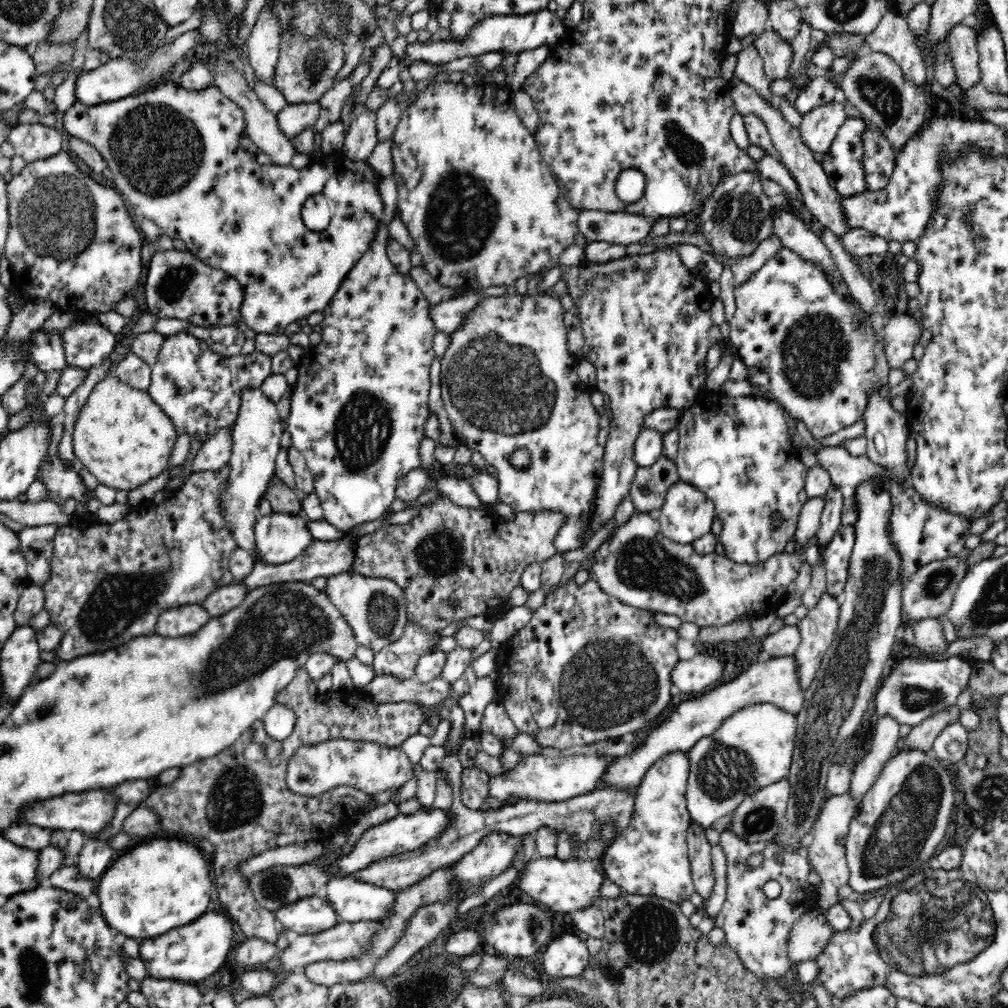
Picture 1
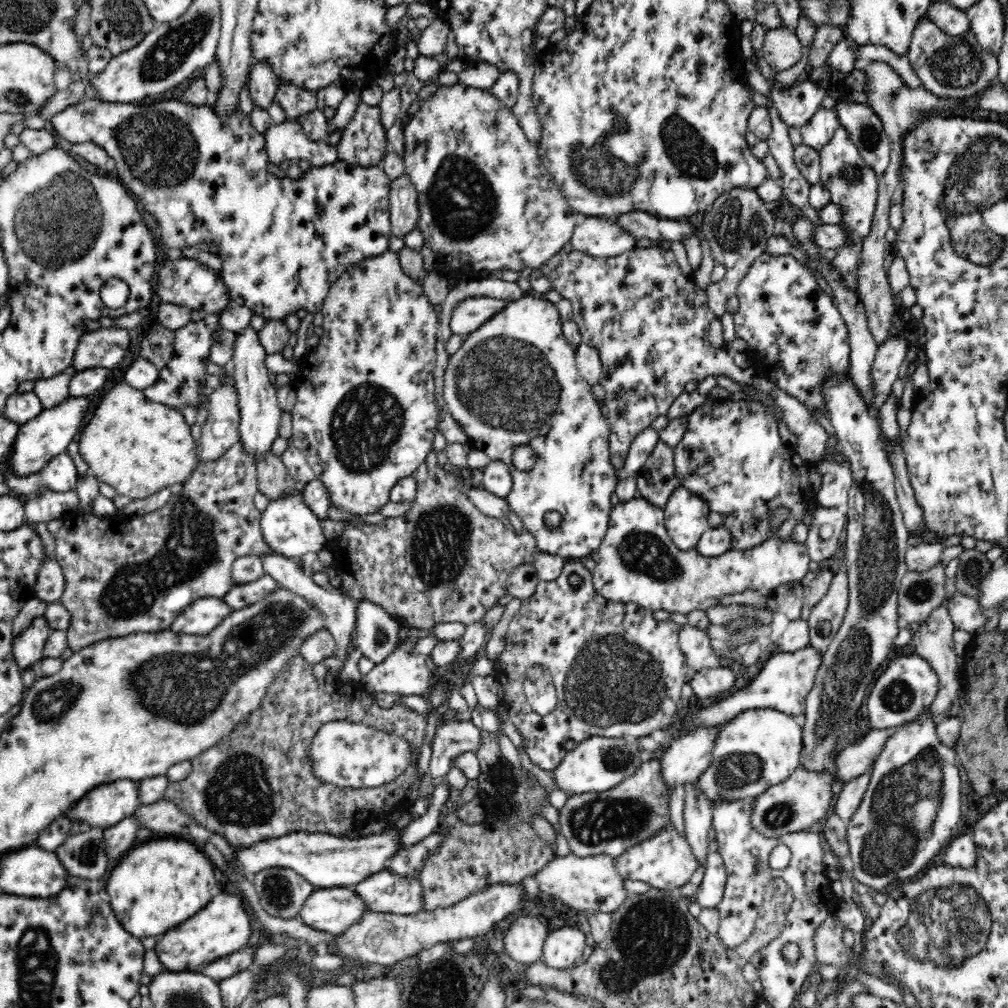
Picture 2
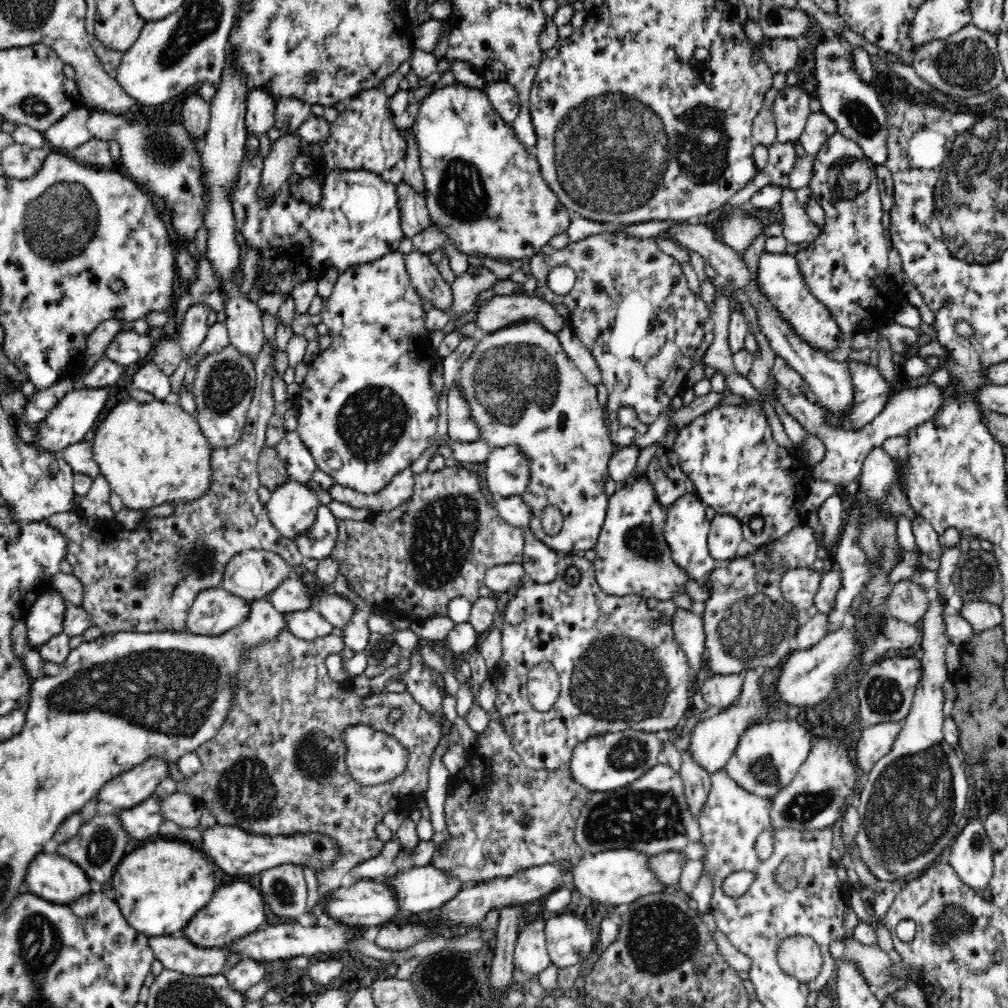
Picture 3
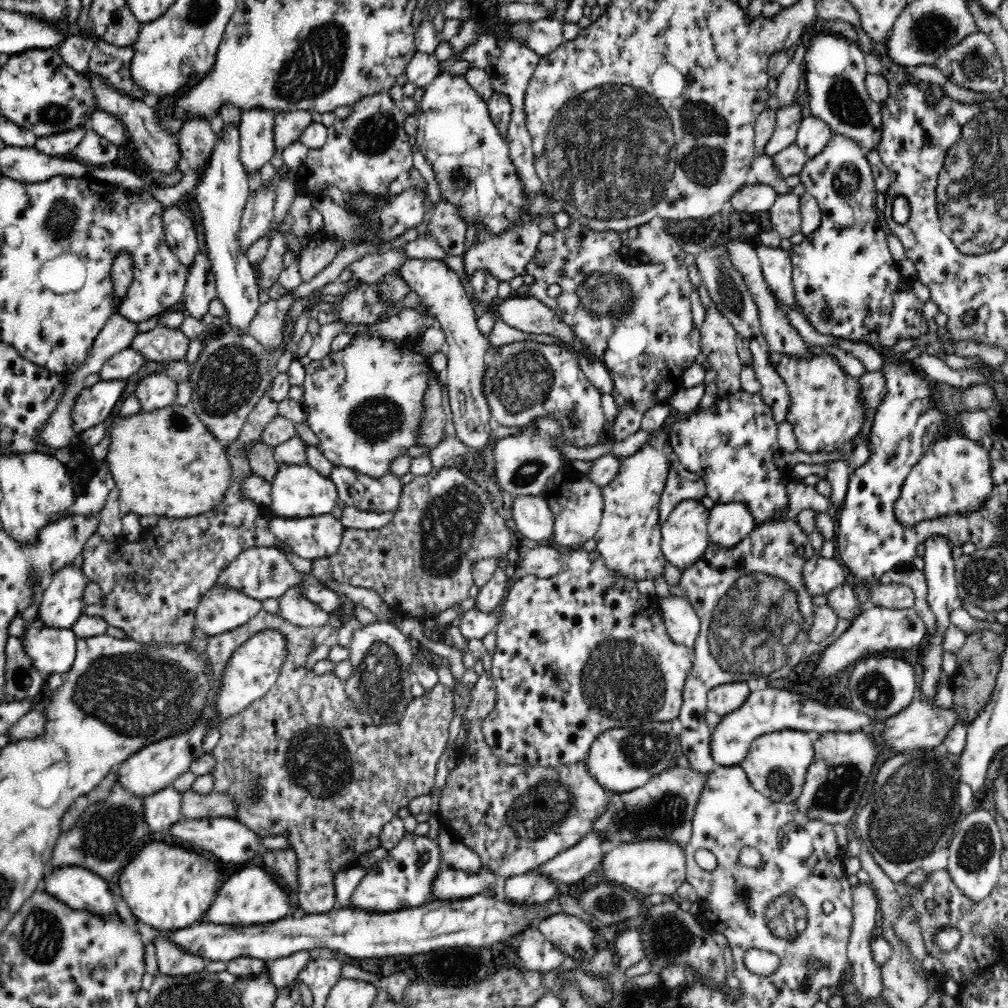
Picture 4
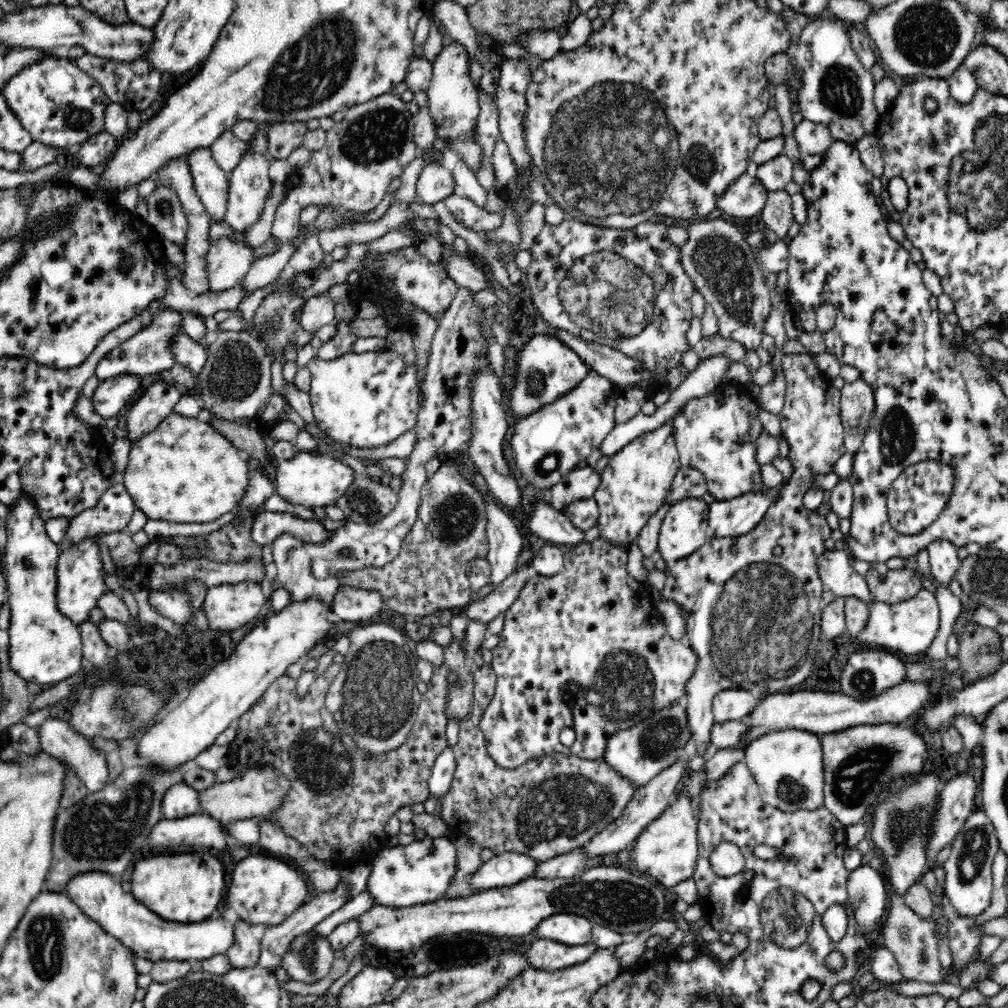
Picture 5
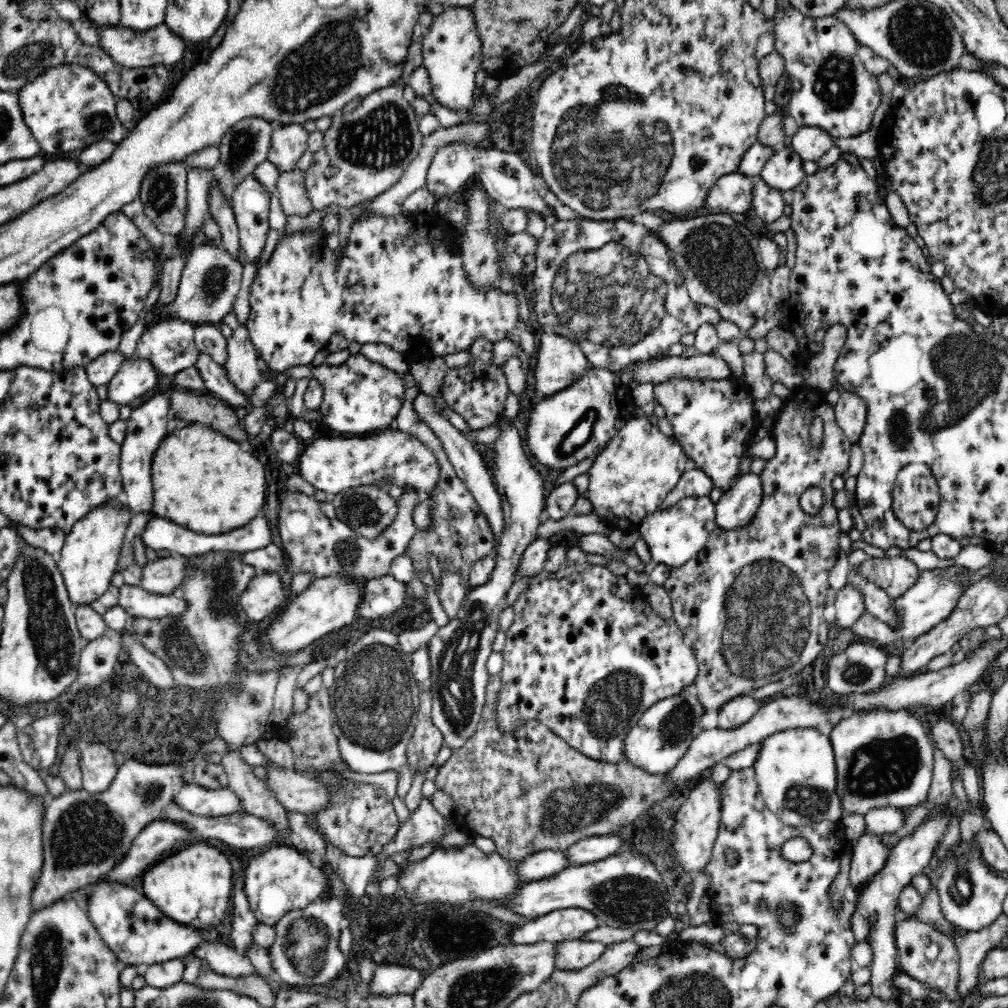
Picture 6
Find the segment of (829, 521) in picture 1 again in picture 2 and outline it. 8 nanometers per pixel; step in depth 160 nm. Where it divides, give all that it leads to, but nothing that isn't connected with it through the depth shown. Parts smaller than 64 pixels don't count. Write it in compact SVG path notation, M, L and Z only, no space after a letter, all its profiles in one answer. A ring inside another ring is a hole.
M820 460L815 466L821 472L820 488L814 494L817 505L825 510L847 505L852 486L849 463L838 465L834 461Z

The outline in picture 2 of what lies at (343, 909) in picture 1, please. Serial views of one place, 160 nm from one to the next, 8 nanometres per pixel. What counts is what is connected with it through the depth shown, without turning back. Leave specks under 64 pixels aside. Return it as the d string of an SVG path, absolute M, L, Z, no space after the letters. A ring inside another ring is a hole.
M384 869L352 887L361 896L367 912L409 916L423 910L422 890L418 878L403 878Z

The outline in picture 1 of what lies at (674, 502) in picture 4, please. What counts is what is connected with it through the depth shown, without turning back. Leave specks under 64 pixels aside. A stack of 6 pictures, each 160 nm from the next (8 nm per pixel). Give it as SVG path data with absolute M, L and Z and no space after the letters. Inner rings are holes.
M661 455L656 464L638 467L632 481L629 496L635 507L635 513L650 513L663 506L667 491L679 481L674 461Z

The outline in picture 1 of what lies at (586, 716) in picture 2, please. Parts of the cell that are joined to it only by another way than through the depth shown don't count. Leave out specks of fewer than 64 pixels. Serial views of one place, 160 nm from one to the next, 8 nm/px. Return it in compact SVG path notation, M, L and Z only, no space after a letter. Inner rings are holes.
M572 579L566 586L548 593L545 601L533 612L530 622L500 649L498 675L501 692L497 700L506 709L516 728L535 736L536 742L543 748L564 750L636 732L672 706L670 672L679 660L676 653L678 639L677 629L656 625L650 611L620 602L606 594L595 581L588 579L578 586ZM534 673L546 676L560 699L557 723L549 729L538 727L526 701L526 682Z

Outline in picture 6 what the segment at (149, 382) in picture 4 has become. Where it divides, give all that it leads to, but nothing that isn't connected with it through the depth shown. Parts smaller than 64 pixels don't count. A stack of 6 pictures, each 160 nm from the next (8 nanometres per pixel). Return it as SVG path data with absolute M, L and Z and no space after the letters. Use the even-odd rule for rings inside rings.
M165 392L154 395L138 408L131 410L130 417L126 420L127 430L124 441L120 443L120 476L124 487L123 497L126 506L134 513L150 512L152 509L152 477L150 477L150 464L158 444L168 434L168 410L172 406L170 394Z

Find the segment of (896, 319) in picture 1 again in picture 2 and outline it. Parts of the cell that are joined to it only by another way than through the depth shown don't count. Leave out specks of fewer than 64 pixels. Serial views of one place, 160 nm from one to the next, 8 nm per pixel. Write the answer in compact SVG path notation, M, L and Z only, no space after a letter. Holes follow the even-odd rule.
M894 330L878 345L876 352L876 360L872 366L872 377L876 381L876 400L874 405L882 407L888 399L888 395L892 391L892 385L898 379L898 372L903 361L907 357L907 352L910 348L910 341L899 335Z

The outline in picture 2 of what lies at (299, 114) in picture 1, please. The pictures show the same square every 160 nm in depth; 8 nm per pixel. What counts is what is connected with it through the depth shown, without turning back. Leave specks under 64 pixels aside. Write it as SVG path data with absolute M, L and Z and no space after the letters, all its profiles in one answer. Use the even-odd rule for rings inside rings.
M286 119L270 125L265 132L265 149L270 162L280 165L283 160L308 159L313 166L333 164L338 156L324 142L314 142L305 135L300 119Z

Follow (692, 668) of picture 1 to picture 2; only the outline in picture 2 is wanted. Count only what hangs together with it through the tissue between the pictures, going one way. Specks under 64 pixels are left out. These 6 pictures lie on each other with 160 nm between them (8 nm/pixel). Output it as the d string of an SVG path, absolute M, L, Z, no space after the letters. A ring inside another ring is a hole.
M721 665L715 668L704 666L698 672L691 672L687 682L695 694L694 700L707 702L730 692L734 680L730 667Z

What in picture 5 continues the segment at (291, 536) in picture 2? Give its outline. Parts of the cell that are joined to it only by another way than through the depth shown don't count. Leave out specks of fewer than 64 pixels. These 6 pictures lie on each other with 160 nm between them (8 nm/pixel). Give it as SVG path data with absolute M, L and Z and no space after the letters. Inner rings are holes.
M299 451L290 460L279 460L273 475L275 493L292 505L302 506L321 514L327 507L338 506L338 500L345 494L354 480L354 470L342 460L334 459L329 453L308 453Z

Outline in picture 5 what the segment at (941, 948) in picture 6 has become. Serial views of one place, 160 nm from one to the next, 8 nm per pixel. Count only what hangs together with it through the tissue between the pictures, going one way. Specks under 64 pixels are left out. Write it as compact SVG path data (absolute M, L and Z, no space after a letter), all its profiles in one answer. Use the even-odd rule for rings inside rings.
M888 886L890 896L890 912L882 928L884 945L889 948L900 967L901 979L904 981L922 982L923 984L937 984L943 980L947 970L942 967L938 959L938 943L933 933L933 922L921 920L904 901L904 894L898 893L892 886Z

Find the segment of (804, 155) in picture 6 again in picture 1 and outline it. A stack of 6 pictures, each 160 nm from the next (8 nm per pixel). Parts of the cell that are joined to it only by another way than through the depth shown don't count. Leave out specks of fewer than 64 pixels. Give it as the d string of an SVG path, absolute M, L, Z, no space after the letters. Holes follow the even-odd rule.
M832 100L803 114L797 129L804 144L814 154L824 155L832 146L832 141L836 138L837 132L846 118L848 118L848 114L845 104Z

